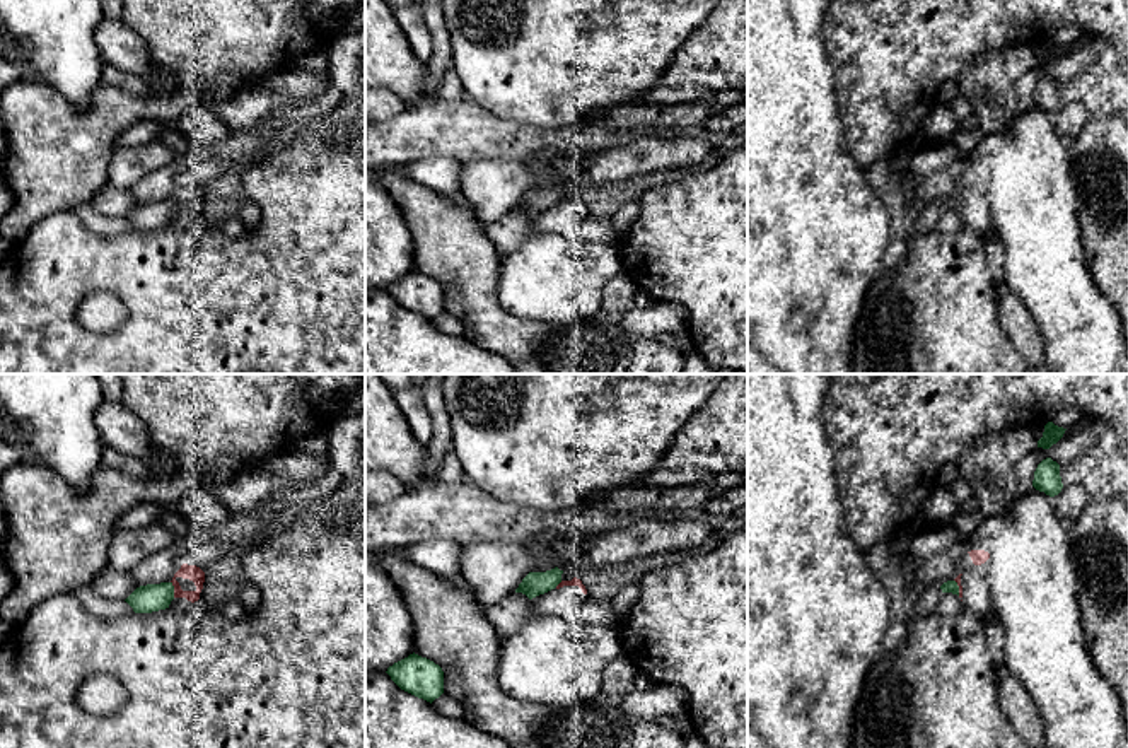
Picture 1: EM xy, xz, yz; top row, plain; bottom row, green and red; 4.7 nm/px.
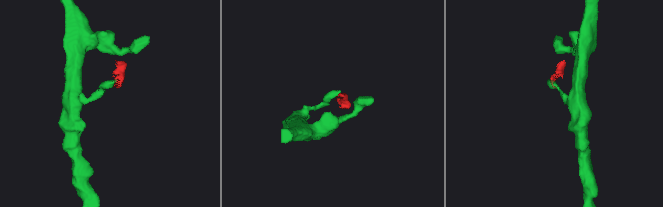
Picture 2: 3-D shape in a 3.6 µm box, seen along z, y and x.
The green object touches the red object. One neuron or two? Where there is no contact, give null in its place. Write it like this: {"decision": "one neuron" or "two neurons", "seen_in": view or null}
{"decision": "two neurons", "seen_in": "xy"}

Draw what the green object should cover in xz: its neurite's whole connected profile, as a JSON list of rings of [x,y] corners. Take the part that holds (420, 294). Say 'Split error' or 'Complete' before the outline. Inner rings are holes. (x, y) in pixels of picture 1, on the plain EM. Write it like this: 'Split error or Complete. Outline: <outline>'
Complete. Outline: [[[415,270],[389,283],[386,290],[401,307],[430,321],[444,311],[442,285]]]

